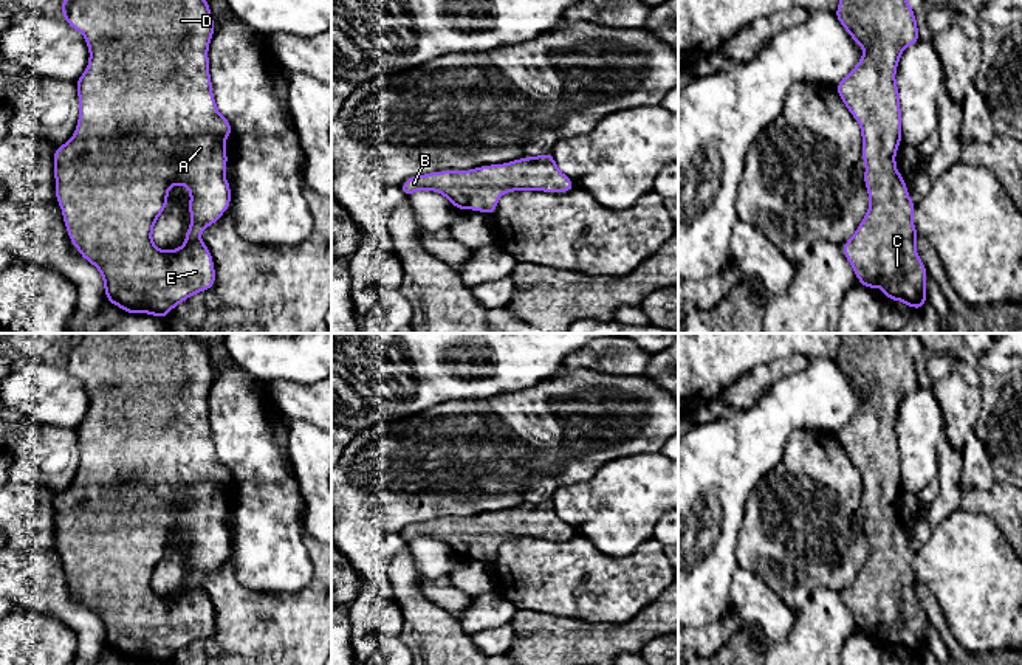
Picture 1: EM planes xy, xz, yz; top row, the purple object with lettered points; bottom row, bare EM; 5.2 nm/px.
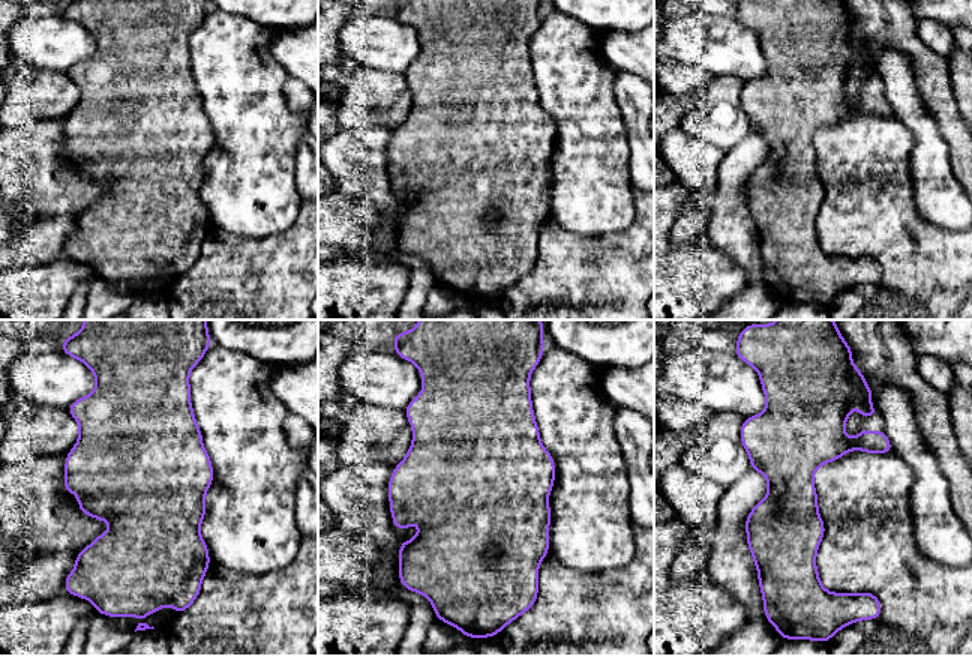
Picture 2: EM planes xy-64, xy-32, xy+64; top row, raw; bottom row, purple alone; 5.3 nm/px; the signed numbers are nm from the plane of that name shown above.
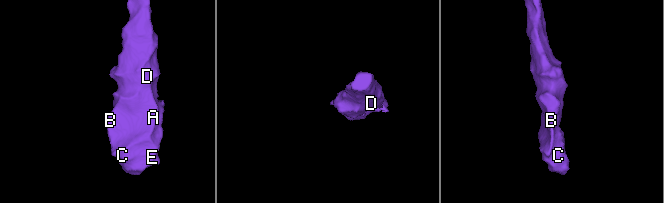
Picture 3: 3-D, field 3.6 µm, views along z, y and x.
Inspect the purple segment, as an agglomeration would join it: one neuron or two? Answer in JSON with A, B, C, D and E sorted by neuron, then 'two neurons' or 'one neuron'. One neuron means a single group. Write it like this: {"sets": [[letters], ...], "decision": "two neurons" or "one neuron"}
{"sets": [["A", "B", "C", "D", "E"]], "decision": "one neuron"}

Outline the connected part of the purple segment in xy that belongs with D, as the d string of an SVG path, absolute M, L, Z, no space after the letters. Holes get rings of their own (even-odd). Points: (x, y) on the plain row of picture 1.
M88 333L70 339L60 360L71 375L84 381L90 397L88 414L76 429L76 481L54 498L56 546L70 587L101 618L108 649L125 660L166 665L175 653L214 634L212 603L200 580L215 570L231 552L231 533L225 525L225 488L232 473L218 460L212 442L207 395L215 370L207 347L192 333ZM172 532L189 536L192 572L183 594L164 598L153 592L152 577L167 555Z

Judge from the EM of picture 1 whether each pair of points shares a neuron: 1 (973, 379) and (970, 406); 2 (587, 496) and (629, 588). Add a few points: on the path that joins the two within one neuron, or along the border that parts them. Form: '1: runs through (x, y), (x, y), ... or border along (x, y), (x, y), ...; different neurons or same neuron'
1: border along (953, 371), (968, 383), (979, 386); different neurons
2: border along (584, 537), (612, 555), (629, 555), (648, 540); different neurons

